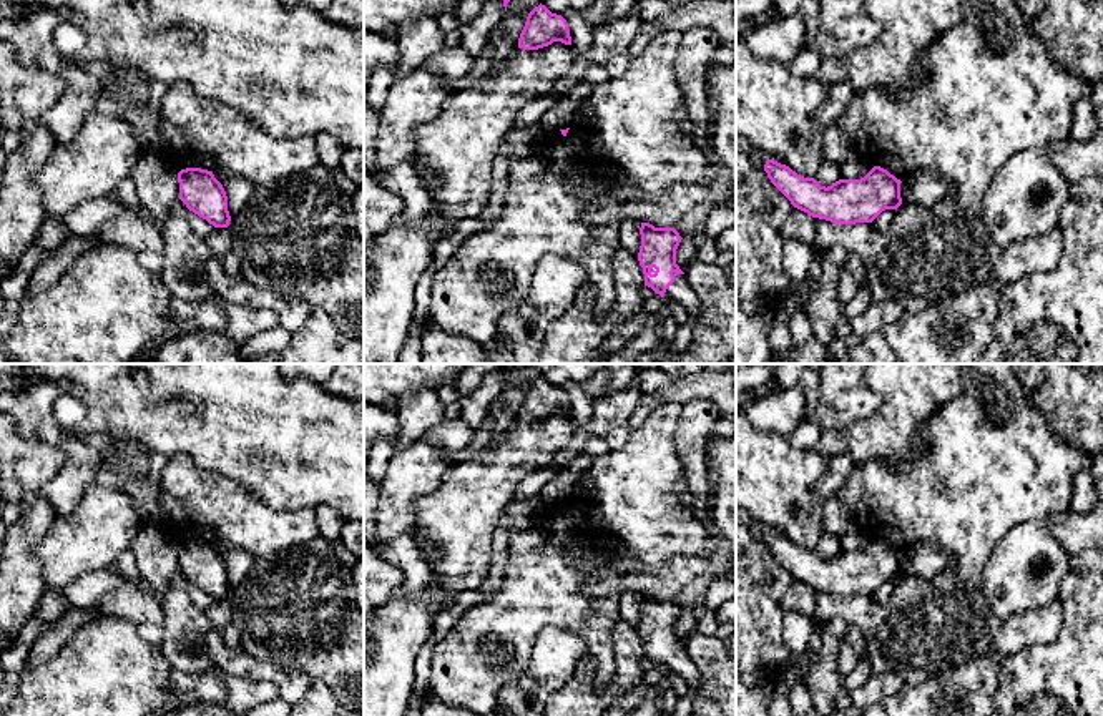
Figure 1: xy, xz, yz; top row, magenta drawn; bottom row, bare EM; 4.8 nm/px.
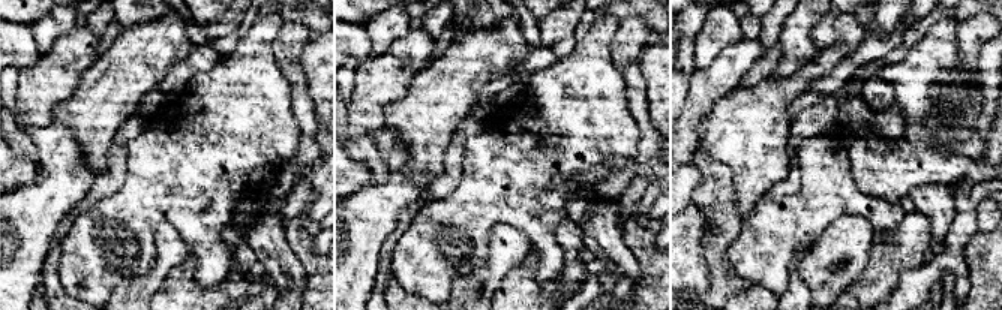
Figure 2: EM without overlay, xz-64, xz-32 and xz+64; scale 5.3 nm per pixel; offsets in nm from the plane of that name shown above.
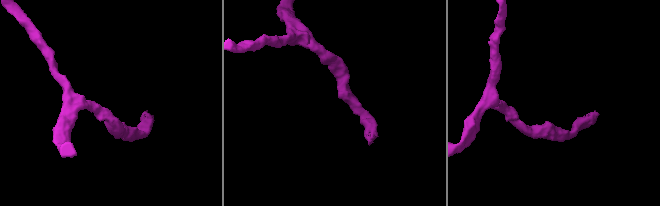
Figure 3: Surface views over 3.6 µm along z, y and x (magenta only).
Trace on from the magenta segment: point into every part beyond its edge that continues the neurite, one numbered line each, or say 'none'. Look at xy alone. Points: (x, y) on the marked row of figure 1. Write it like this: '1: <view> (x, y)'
none

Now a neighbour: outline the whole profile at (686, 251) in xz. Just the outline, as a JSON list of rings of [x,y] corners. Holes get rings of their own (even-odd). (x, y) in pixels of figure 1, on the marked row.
[[[683,238],[676,249],[676,264],[684,272],[693,259],[698,259],[698,243],[693,238]]]

